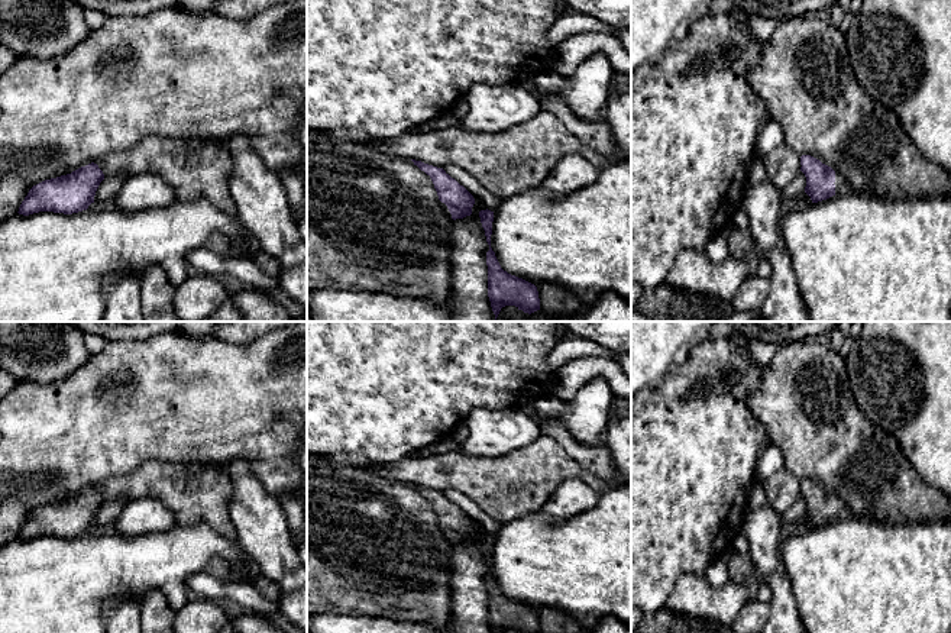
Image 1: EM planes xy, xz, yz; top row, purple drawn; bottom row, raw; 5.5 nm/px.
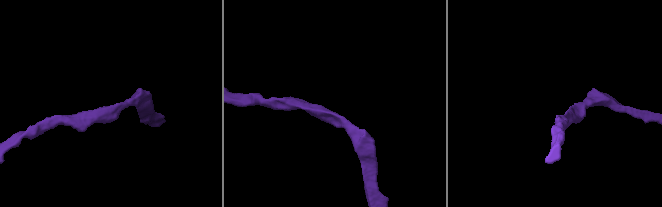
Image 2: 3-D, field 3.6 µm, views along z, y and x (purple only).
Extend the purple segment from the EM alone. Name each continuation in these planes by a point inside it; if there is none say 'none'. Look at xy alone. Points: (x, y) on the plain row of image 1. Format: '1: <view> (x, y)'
none

